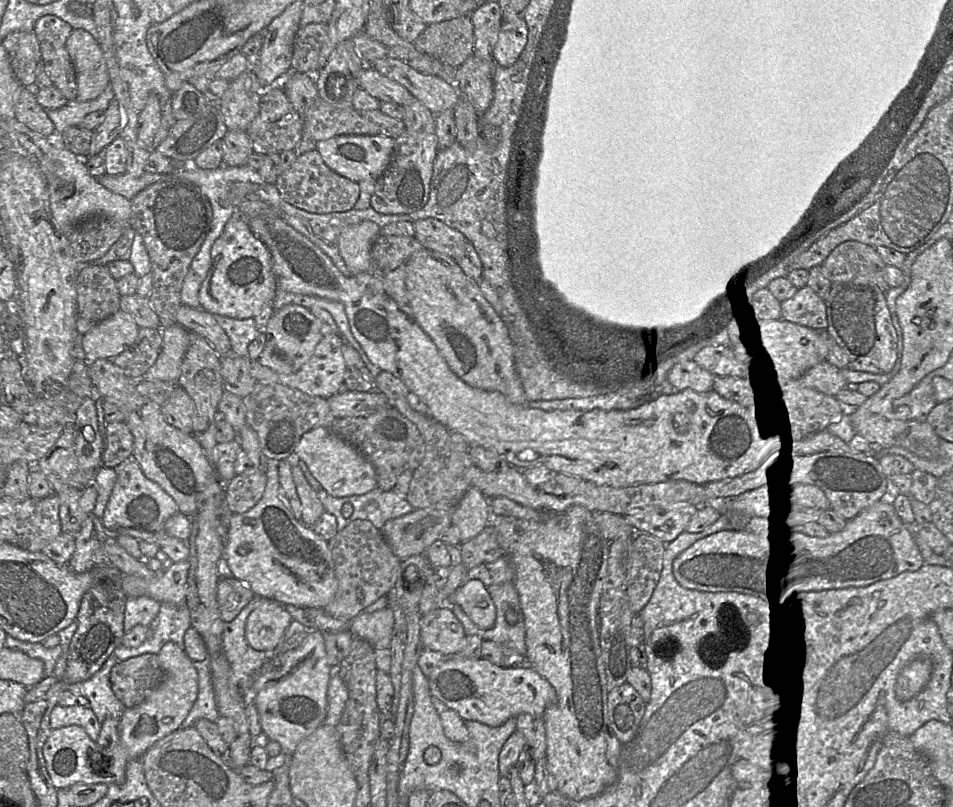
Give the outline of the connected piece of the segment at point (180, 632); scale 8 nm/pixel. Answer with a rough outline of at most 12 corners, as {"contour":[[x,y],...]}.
{"contour":[[160,603],[146,640],[120,644],[107,660],[157,654],[170,641],[184,650],[192,628],[185,603]]}

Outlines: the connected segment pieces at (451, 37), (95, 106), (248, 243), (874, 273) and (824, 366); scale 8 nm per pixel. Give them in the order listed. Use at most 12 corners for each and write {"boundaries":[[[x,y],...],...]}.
{"boundaries":[[[470,16],[430,24],[414,45],[457,68],[473,54]],[[108,85],[93,100],[69,100],[46,111],[56,133],[78,126],[86,115],[105,111],[114,98]],[[235,209],[200,307],[254,318],[277,296],[266,245]],[[849,240],[822,267],[832,284],[875,285],[886,265],[875,247]],[[823,361],[806,371],[800,383],[836,396],[849,383],[841,369]]]}

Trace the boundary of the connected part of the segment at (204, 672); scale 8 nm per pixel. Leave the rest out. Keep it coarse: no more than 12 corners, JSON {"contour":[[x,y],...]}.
{"contour":[[210,656],[192,662],[198,693],[181,729],[203,718],[220,717],[212,683]]}

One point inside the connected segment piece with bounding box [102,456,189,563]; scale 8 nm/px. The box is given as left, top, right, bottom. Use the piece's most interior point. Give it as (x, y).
(138, 507)

